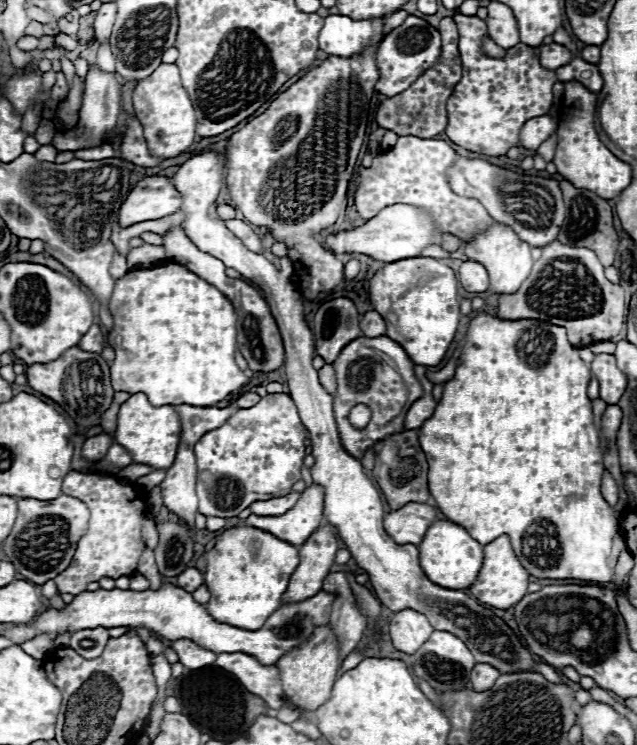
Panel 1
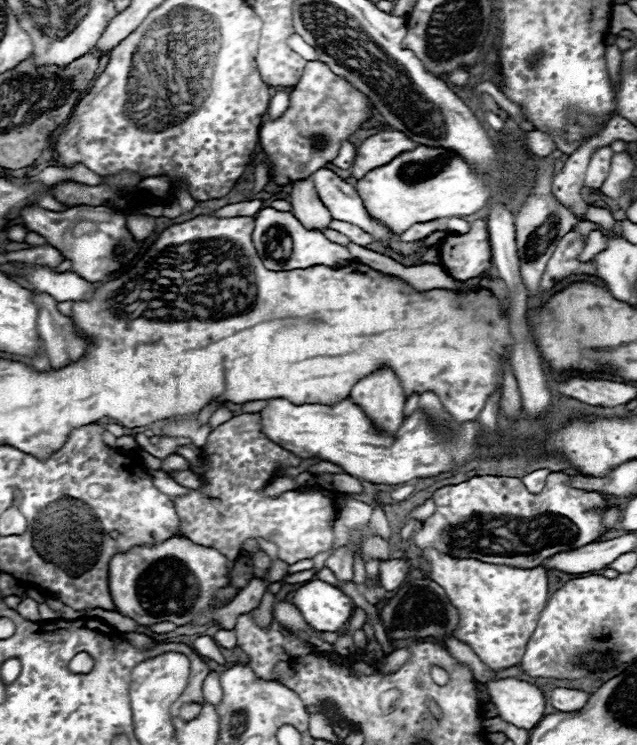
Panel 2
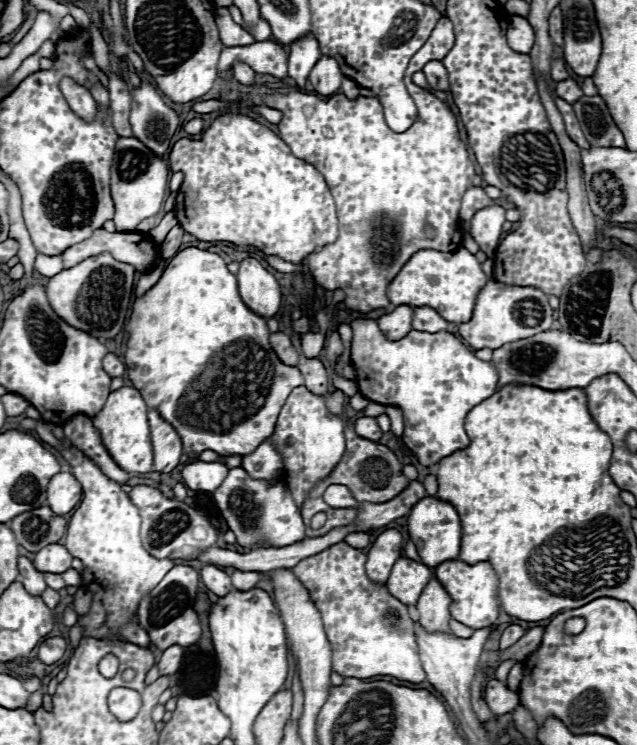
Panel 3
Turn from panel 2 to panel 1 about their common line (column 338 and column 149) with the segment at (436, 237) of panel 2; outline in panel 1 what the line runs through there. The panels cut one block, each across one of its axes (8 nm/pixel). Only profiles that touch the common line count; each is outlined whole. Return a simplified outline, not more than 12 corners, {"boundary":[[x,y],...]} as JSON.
{"boundary":[[170,178],[140,180],[122,202],[118,224],[178,212],[182,194]]}

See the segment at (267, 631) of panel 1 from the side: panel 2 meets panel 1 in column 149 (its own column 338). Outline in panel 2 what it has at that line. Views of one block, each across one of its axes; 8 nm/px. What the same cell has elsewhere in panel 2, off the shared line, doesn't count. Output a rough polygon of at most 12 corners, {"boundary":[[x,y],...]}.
{"boundary":[[322,580],[300,586],[292,602],[318,632],[340,630],[354,606]]}

